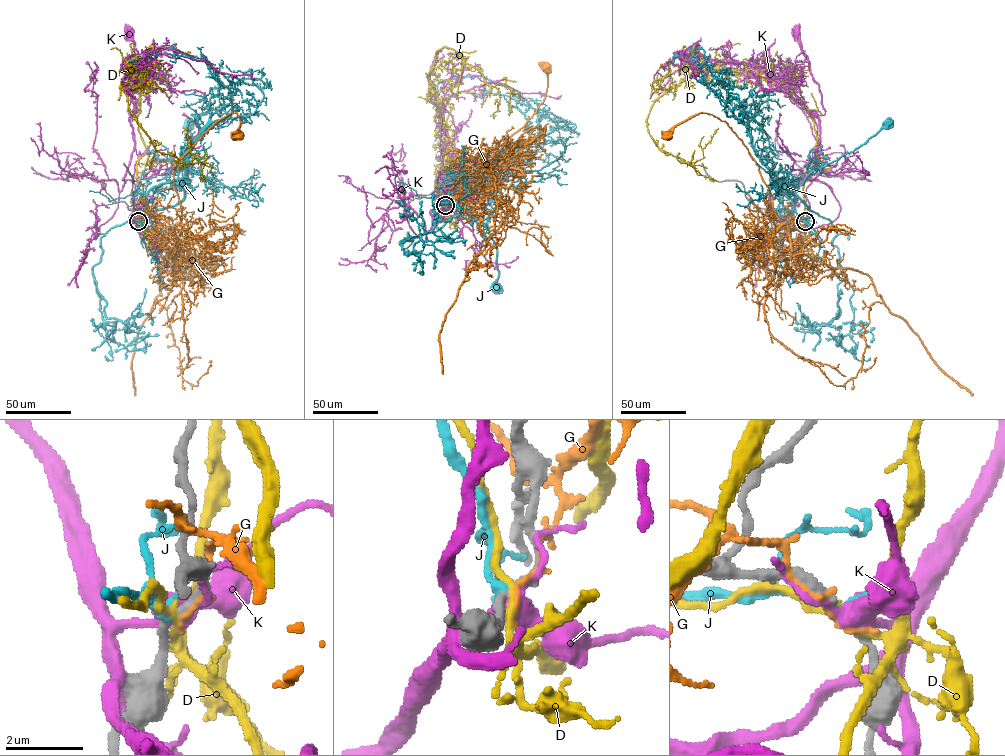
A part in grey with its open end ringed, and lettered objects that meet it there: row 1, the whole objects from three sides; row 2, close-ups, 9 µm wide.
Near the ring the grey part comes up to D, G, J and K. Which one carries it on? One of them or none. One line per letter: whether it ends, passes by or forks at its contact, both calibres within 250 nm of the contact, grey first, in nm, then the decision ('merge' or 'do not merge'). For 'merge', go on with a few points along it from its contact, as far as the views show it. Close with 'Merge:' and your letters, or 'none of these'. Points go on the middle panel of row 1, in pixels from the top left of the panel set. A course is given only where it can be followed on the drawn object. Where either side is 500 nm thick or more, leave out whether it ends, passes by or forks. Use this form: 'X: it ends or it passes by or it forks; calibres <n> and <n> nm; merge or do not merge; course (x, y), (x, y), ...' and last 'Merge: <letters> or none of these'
D: it passes by; calibres 200 and 180 nm; merge; course (445, 205), (454, 215), (428, 78), (438, 51), (452, 48), (496, 88), (489, 115)
G: it passes by; calibres 240 and 150 nm; do not merge
J: it passes by; calibres 200 and 160 nm; do not merge
K: it passes by; calibres 220 and 240 nm; do not merge
Merge: D

